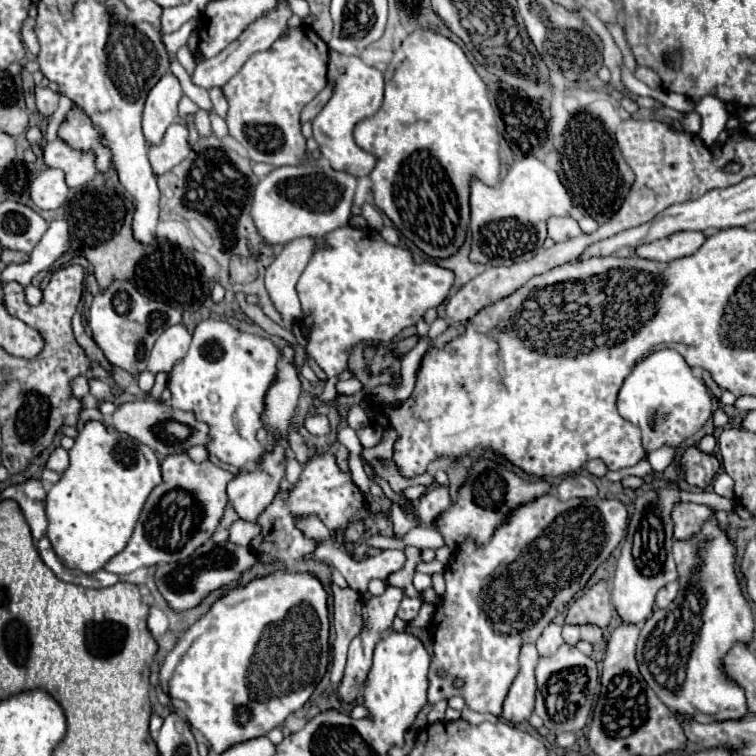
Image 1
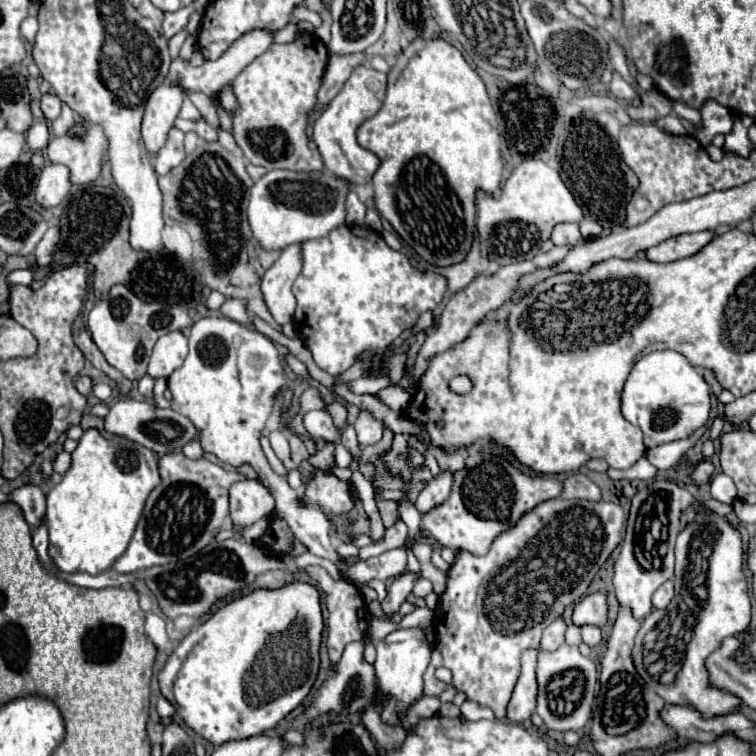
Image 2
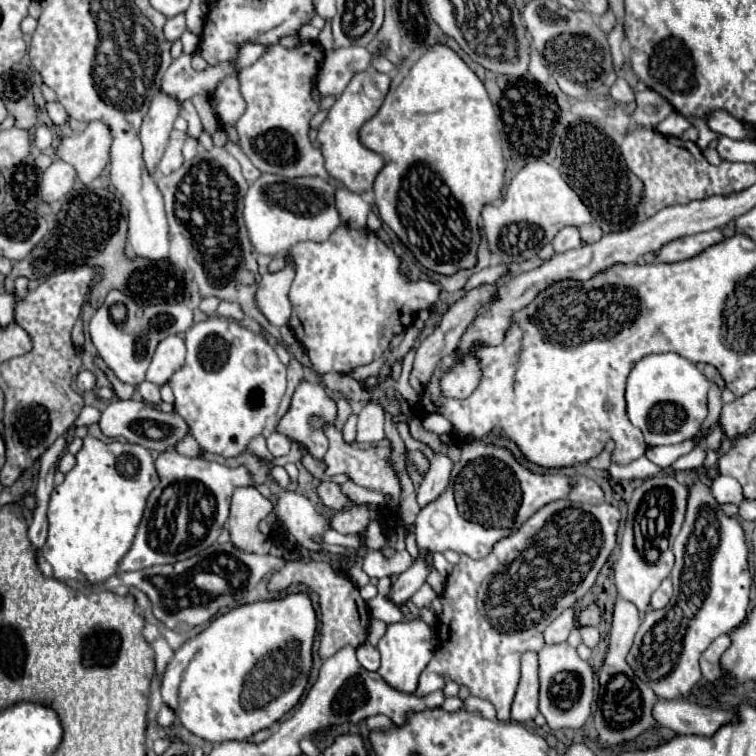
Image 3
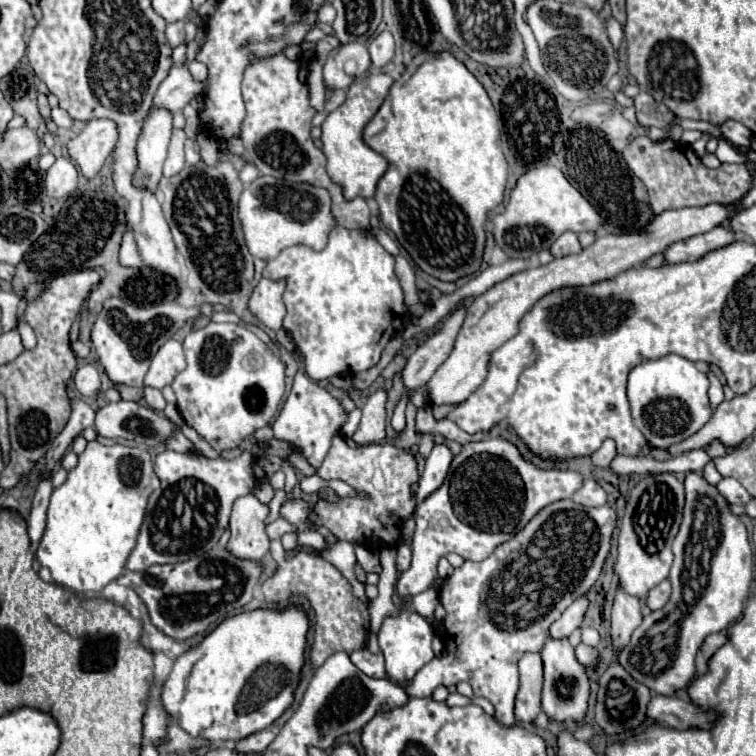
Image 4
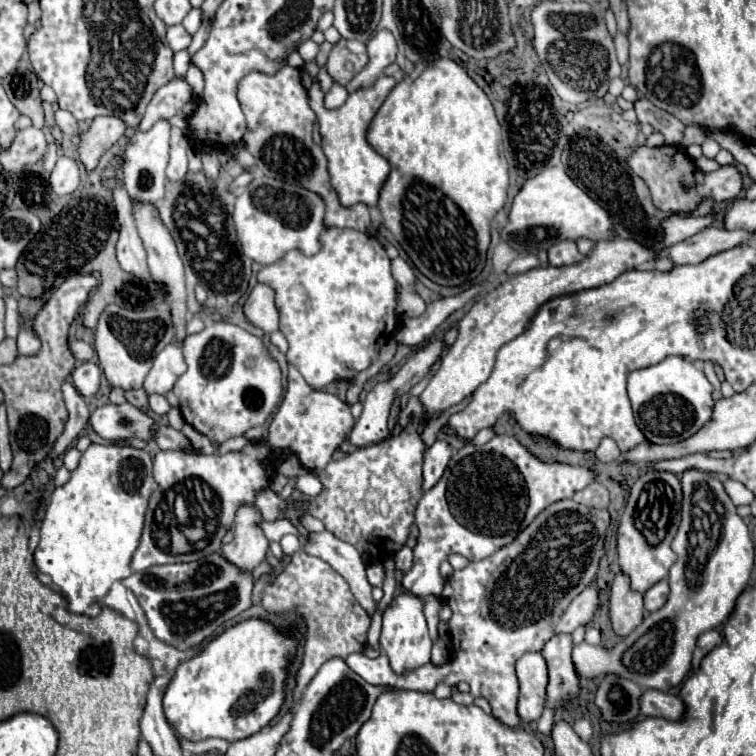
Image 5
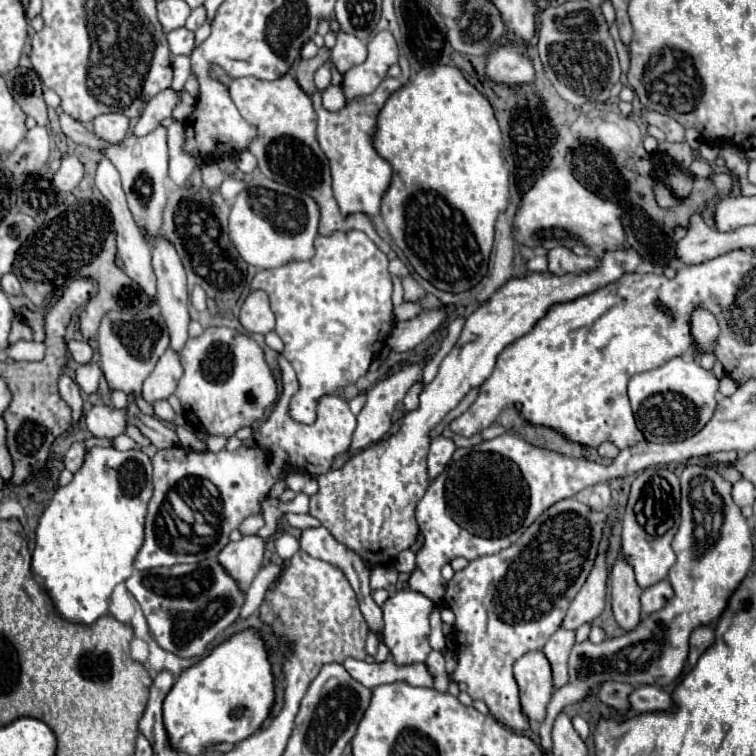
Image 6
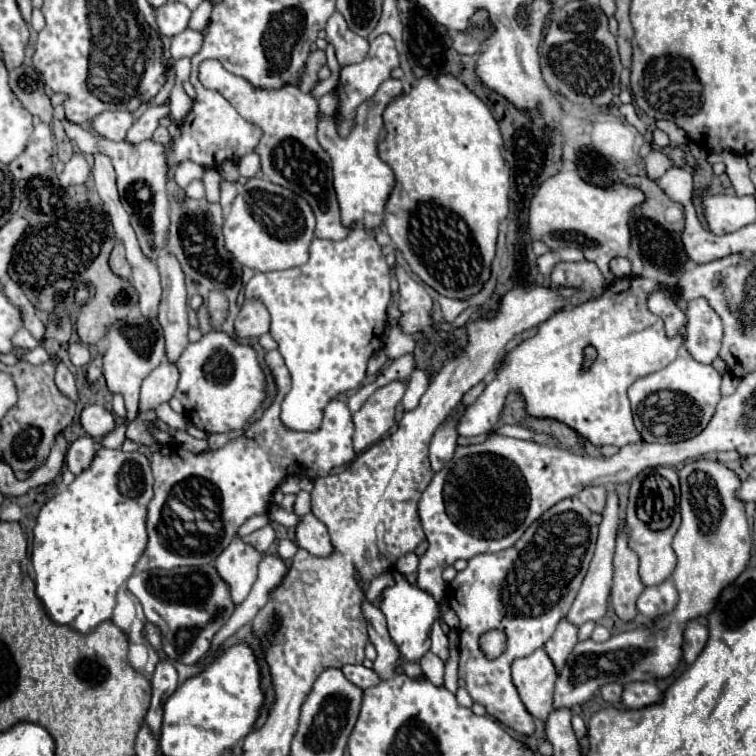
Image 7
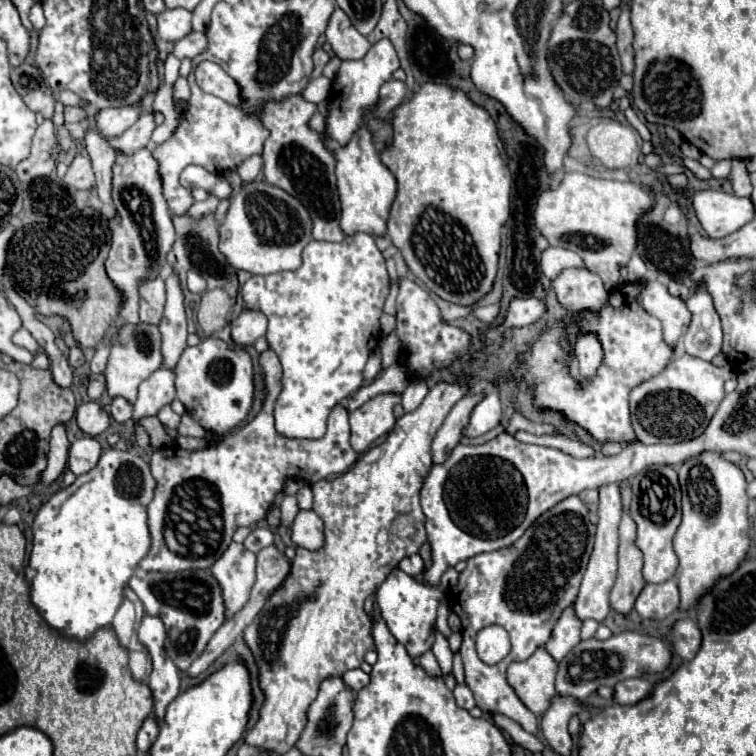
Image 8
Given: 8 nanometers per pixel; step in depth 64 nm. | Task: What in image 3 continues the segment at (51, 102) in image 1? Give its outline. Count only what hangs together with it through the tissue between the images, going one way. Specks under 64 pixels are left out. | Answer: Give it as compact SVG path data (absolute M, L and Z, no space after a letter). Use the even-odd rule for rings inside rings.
M60 102L46 104L46 110L48 110L48 116L52 118L52 122L54 122L56 126L60 126L60 124L64 124L64 122L68 120L68 114L66 114L66 110L64 110L64 106L62 106Z

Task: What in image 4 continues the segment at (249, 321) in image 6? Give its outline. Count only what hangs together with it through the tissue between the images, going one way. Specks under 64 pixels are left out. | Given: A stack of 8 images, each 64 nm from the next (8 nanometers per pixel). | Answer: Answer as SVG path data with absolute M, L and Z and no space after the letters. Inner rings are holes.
M260 280L250 296L248 310L258 318L258 322L270 330L282 328L284 318L284 302L282 302L284 284L276 284L274 280Z

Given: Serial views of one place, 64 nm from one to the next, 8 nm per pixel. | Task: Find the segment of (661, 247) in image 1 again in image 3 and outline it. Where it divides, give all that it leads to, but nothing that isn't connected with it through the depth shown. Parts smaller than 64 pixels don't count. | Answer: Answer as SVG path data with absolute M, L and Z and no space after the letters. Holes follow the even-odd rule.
M720 228L710 230L710 232L702 232L702 234L694 234L694 236L686 236L680 240L672 240L672 244L666 244L664 248L660 248L660 252L656 252L658 262L680 262L680 260L688 260L698 256L700 252L704 252L706 248L722 242L726 236Z

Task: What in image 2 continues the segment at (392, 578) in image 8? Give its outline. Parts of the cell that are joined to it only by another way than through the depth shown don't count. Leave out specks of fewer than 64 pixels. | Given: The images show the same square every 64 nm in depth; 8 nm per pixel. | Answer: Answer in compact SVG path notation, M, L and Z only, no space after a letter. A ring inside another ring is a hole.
M398 628L390 632L384 640L376 642L376 680L378 680L378 698L384 702L380 716L384 722L398 724L398 712L404 712L408 704L414 704L422 696L424 672L430 662L430 646L424 634L424 628Z

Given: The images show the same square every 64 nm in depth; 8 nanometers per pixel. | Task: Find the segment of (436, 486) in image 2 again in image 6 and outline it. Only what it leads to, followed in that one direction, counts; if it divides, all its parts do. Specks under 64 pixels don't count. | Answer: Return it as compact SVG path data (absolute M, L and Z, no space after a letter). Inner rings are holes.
M444 436L432 438L430 452L428 452L428 474L430 474L432 480L434 480L434 478L444 470L444 466L450 462L454 450L456 450L456 446L454 446L454 442L452 442L450 438L444 438Z

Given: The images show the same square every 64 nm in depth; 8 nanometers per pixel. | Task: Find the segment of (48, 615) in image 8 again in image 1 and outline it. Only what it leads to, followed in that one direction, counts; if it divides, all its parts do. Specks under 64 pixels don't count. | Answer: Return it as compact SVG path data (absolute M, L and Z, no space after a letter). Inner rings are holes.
M90 420L86 422L84 430L76 438L74 448L70 450L70 466L62 474L60 482L52 486L48 492L46 502L46 516L48 516L48 532L46 536L52 542L52 548L60 562L66 568L74 568L86 574L94 574L106 566L110 558L120 554L128 544L136 520L142 512L142 506L148 494L162 482L160 464L154 452L148 452L148 458L142 450L136 450L136 442L128 436L114 434L112 430L104 428L100 422Z

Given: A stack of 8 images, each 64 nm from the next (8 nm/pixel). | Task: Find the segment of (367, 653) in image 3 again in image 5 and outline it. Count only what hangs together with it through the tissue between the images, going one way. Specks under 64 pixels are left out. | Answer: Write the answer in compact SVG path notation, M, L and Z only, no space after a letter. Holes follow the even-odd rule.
M574 500L554 502L540 512L512 544L494 556L470 562L464 570L454 572L452 578L446 580L440 598L452 608L448 622L452 656L444 666L424 664L416 670L396 674L382 652L374 660L364 654L350 654L346 658L348 668L368 684L412 688L418 692L432 692L438 682L446 682L448 686L466 682L474 698L482 696L490 702L492 714L502 724L518 728L522 722L516 712L518 680L514 664L524 652L542 650L554 636L554 626L568 604L596 578L608 524L608 510L588 508Z

